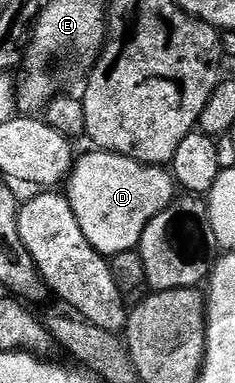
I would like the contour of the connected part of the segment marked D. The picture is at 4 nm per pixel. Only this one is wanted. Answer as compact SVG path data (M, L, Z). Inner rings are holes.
M93 148L90 151L90 154L85 154L82 158L80 155L74 161L63 193L69 200L75 220L79 220L79 228L83 228L83 236L87 236L87 244L91 244L95 252L111 259L119 252L137 250L140 247L147 224L151 224L151 220L155 220L159 212L163 212L172 204L178 197L179 187L166 167L148 166L139 160L131 160L127 156L119 156L106 150Z

